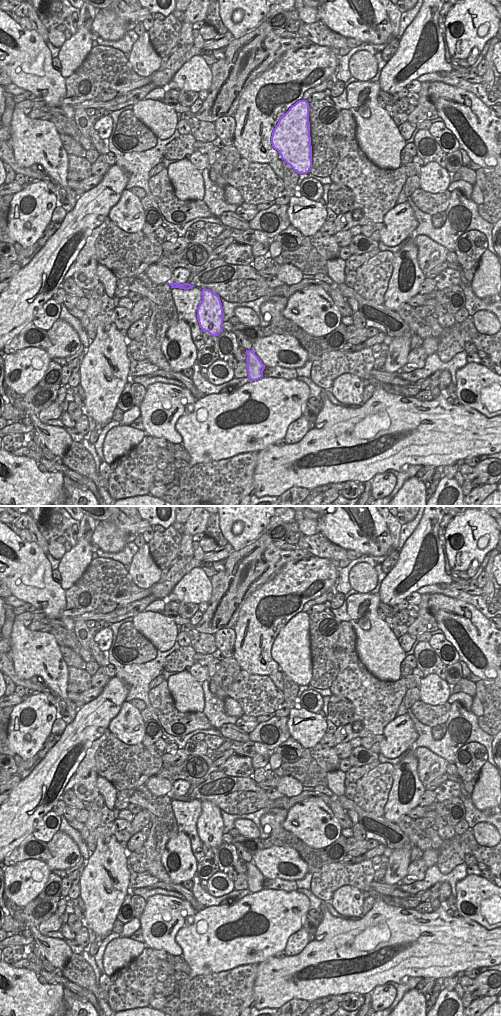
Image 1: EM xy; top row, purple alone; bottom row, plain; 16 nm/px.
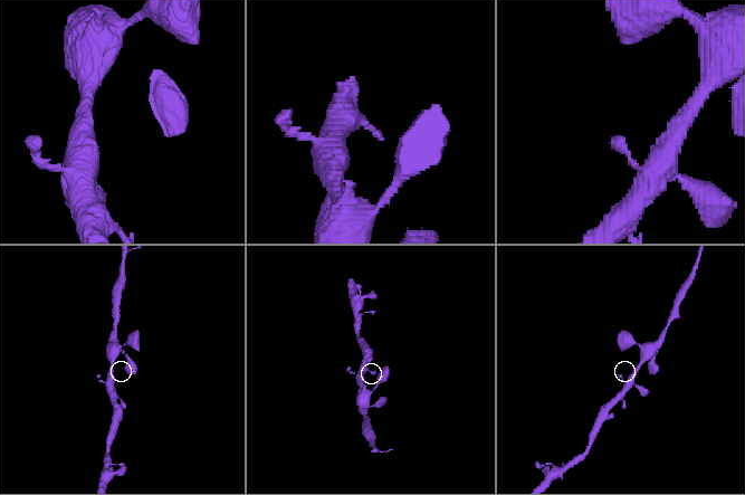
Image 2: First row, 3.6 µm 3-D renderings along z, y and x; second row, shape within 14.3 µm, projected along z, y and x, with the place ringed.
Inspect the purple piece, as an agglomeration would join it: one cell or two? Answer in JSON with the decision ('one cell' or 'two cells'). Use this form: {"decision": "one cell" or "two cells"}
{"decision": "one cell"}

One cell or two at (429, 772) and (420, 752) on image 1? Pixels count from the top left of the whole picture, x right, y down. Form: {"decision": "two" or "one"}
{"decision": "one"}

